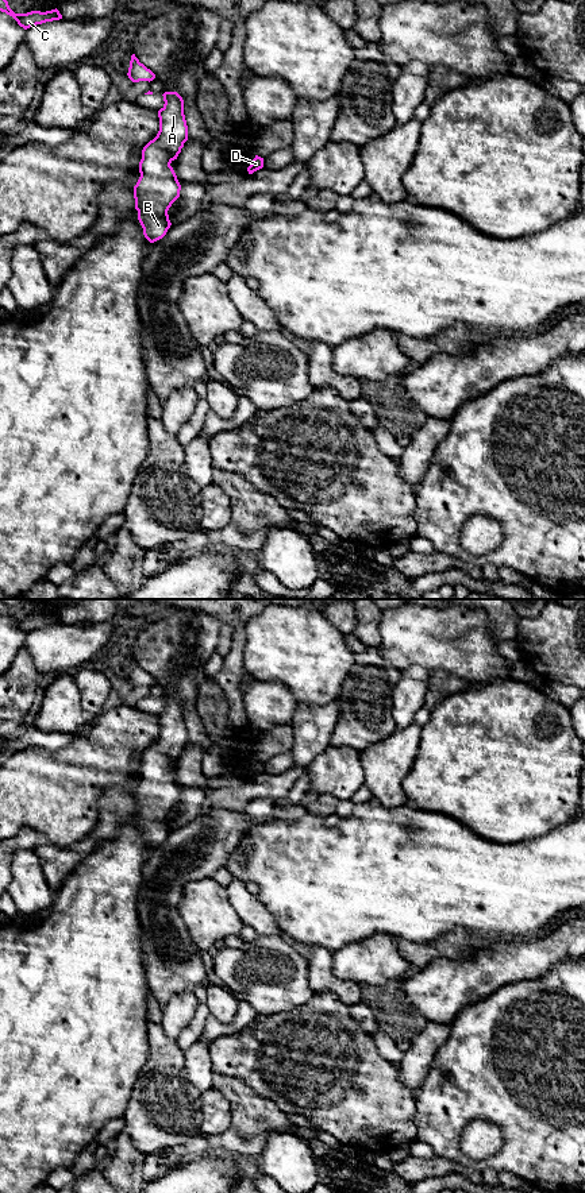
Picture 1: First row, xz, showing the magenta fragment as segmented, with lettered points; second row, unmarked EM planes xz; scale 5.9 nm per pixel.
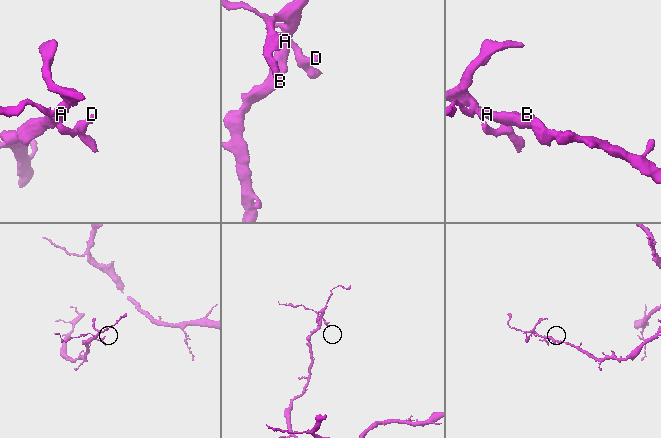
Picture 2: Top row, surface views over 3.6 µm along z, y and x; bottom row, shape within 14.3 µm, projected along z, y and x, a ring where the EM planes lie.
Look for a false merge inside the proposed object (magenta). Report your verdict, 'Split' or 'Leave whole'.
Split

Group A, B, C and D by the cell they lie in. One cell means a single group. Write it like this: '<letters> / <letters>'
A B C / D

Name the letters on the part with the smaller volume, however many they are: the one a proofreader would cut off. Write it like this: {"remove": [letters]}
{"remove": ["D"]}

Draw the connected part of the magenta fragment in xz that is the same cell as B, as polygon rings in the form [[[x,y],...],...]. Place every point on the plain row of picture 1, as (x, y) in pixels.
[[[165,696],[165,709],[158,715],[159,736],[142,754],[139,767],[141,781],[134,791],[135,814],[143,833],[145,842],[154,848],[162,843],[172,827],[168,815],[180,802],[181,789],[170,768],[177,764],[184,748],[188,745],[188,730],[184,719],[184,704],[177,696]]]

